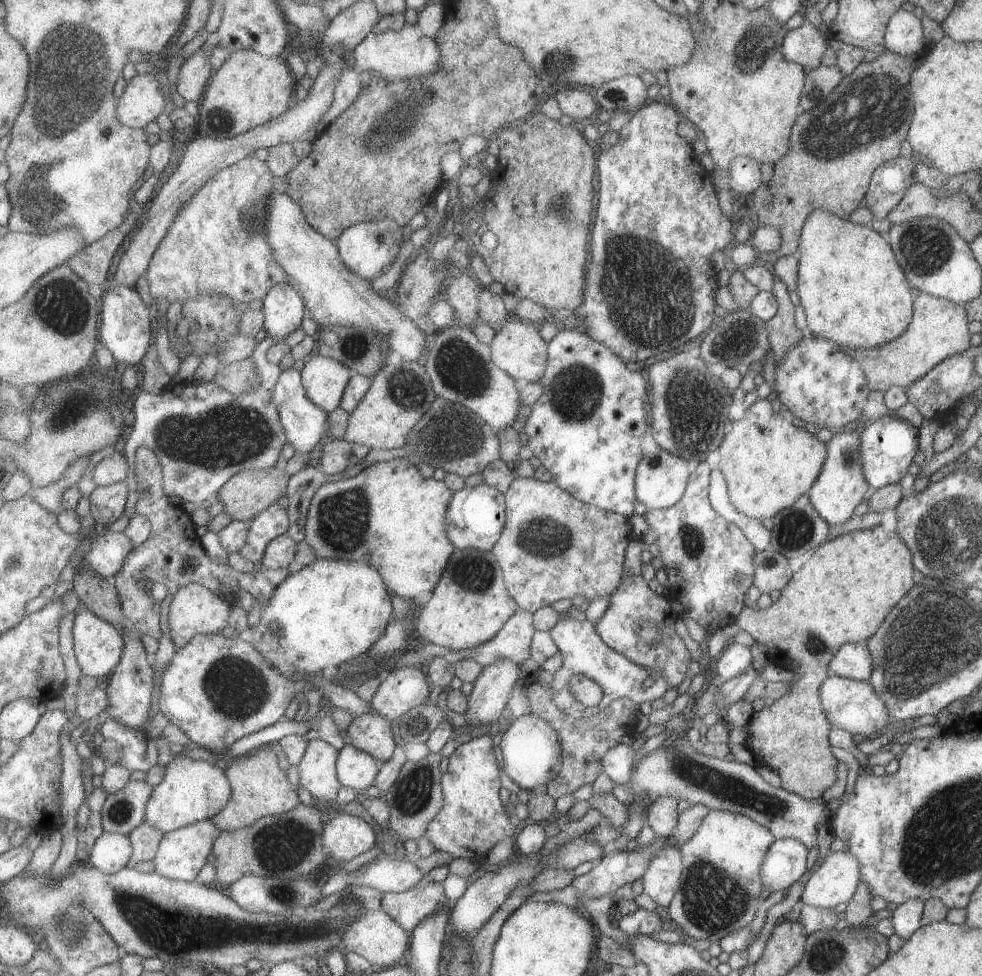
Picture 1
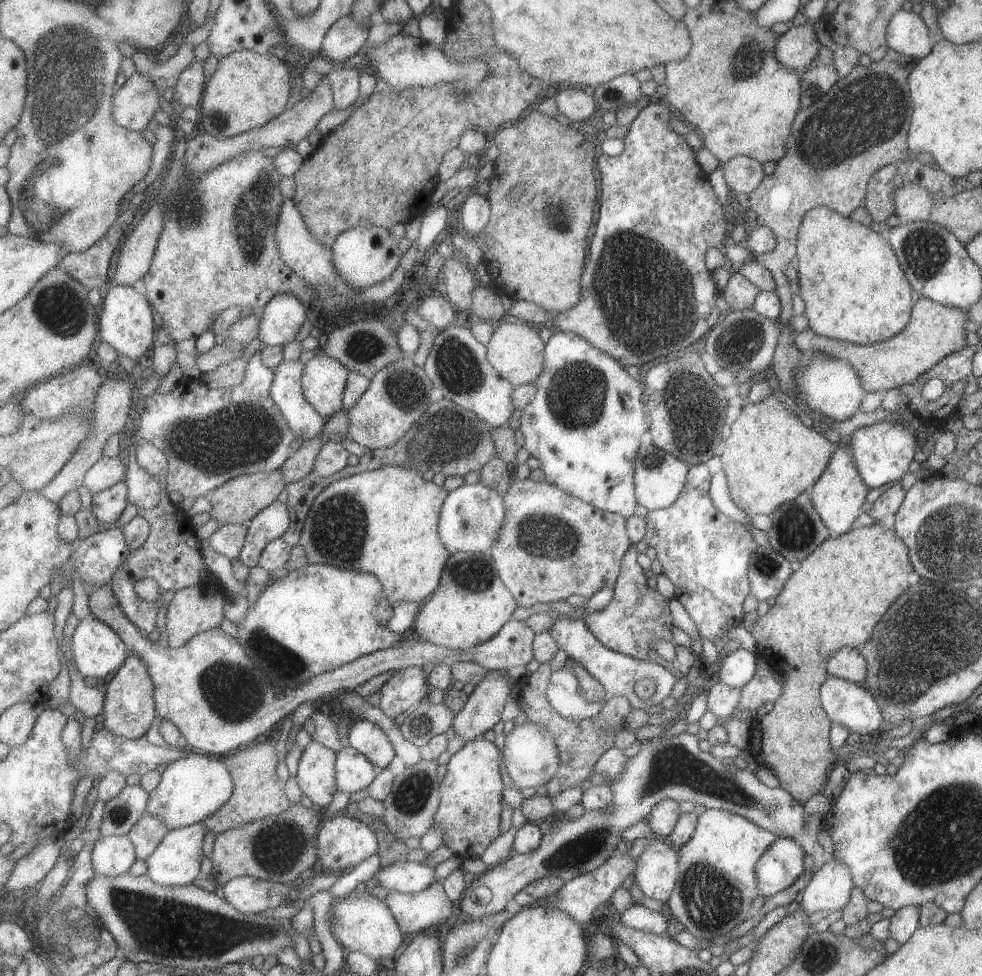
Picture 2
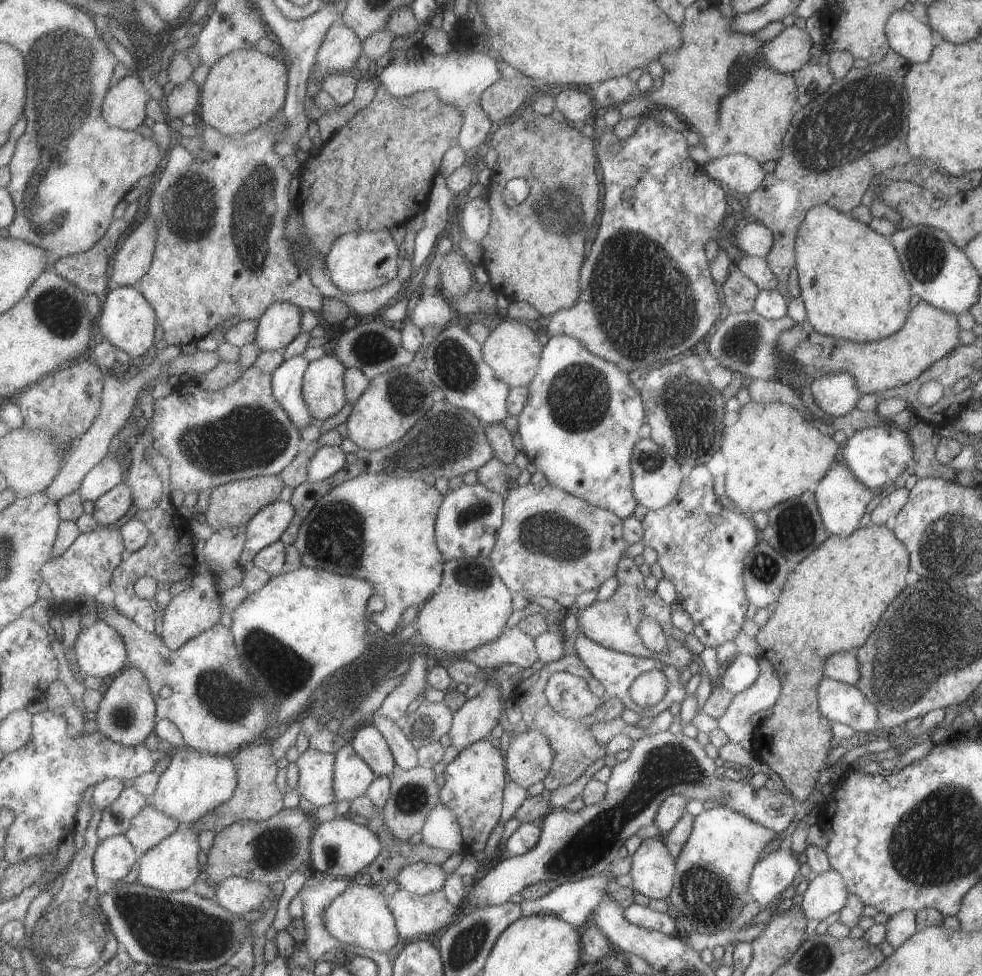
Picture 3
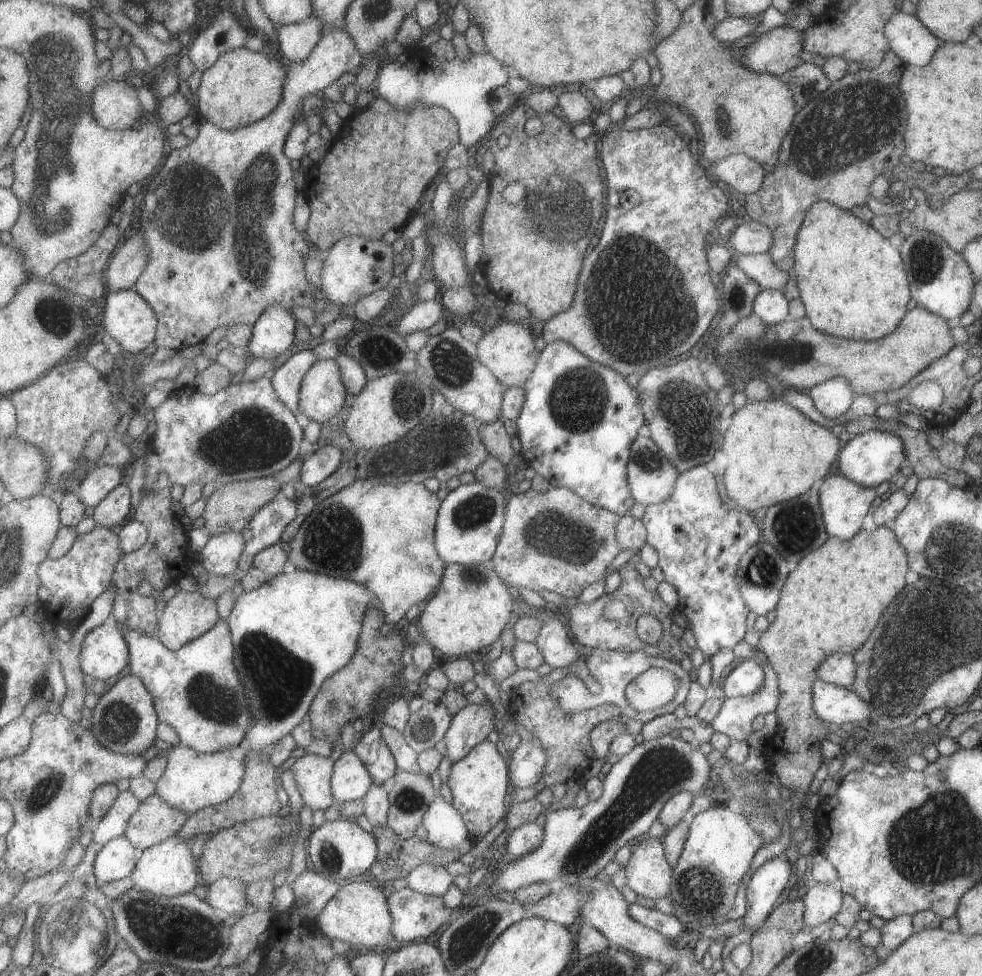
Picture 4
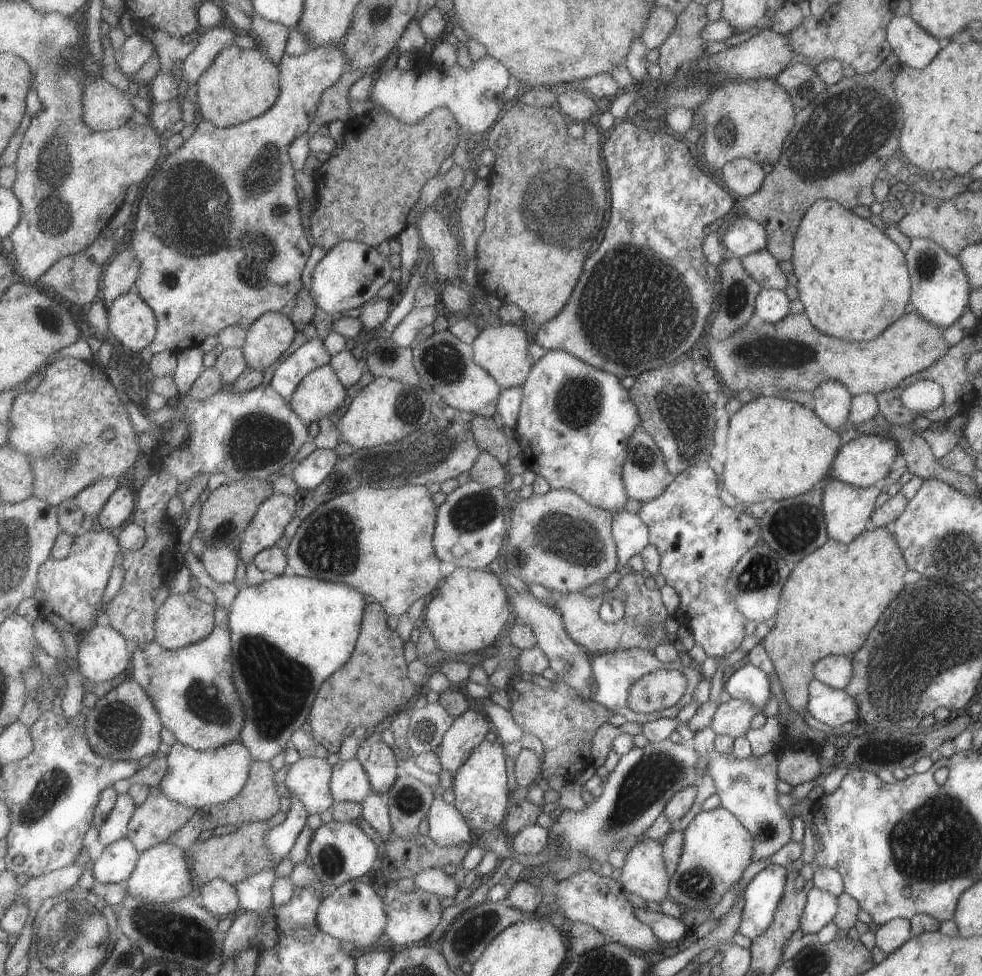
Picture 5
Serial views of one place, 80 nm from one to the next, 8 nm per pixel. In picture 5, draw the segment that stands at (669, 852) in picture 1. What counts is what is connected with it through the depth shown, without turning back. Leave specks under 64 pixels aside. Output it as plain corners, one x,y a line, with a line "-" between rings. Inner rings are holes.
645,837
627,851
619,881
626,893
635,894
645,902
661,903
668,899
668,881
660,840

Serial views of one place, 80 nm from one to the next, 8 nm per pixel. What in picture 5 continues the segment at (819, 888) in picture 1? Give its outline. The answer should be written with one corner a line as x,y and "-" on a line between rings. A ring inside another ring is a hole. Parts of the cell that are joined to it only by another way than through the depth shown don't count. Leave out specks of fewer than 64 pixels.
819,888
806,893
806,904
799,920
798,934
816,934
837,912
836,898

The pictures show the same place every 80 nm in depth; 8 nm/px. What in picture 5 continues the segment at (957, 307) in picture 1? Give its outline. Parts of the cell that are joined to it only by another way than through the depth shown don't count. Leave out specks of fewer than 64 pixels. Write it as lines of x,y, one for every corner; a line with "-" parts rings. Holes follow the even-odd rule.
912,311
887,326
873,340
851,342
818,332
809,323
804,312
790,313
774,324
762,322
755,328
745,324
723,340
713,340
709,336
707,338
709,352
707,358
714,369
714,374
717,378
719,377
722,389
729,395
741,390
755,390
758,395
772,395
776,390
777,394
780,394
781,391
813,391
819,384
827,382
827,380
841,382
852,396
862,393
876,395
879,392
892,390
897,384
902,383
907,376
925,370
935,360
943,356
948,348
943,340
942,332
943,329
930,324

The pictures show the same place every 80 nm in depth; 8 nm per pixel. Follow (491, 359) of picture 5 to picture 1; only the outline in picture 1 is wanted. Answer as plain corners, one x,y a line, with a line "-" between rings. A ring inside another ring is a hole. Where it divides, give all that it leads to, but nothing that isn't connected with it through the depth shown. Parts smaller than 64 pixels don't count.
516,319
498,327
497,336
491,344
492,357
498,367
505,369
515,380
536,383
544,378
548,370
550,343
539,334
536,323

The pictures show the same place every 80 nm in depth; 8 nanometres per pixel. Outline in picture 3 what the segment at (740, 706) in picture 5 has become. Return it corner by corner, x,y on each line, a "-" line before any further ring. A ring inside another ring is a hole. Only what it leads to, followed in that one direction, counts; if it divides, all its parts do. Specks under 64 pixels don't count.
761,654
756,662
760,669
759,676
751,686
733,696
727,710
716,719
716,728
727,736
728,742
741,744
748,752
751,736
754,735
750,716
759,711
767,712
781,693
780,682
771,664

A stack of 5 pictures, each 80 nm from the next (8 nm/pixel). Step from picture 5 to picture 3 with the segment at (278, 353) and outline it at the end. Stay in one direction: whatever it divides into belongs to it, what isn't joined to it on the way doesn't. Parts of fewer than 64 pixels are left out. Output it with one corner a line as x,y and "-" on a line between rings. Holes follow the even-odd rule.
275,302
259,320
256,344
261,351
275,351
299,343
302,335
301,308
289,302

